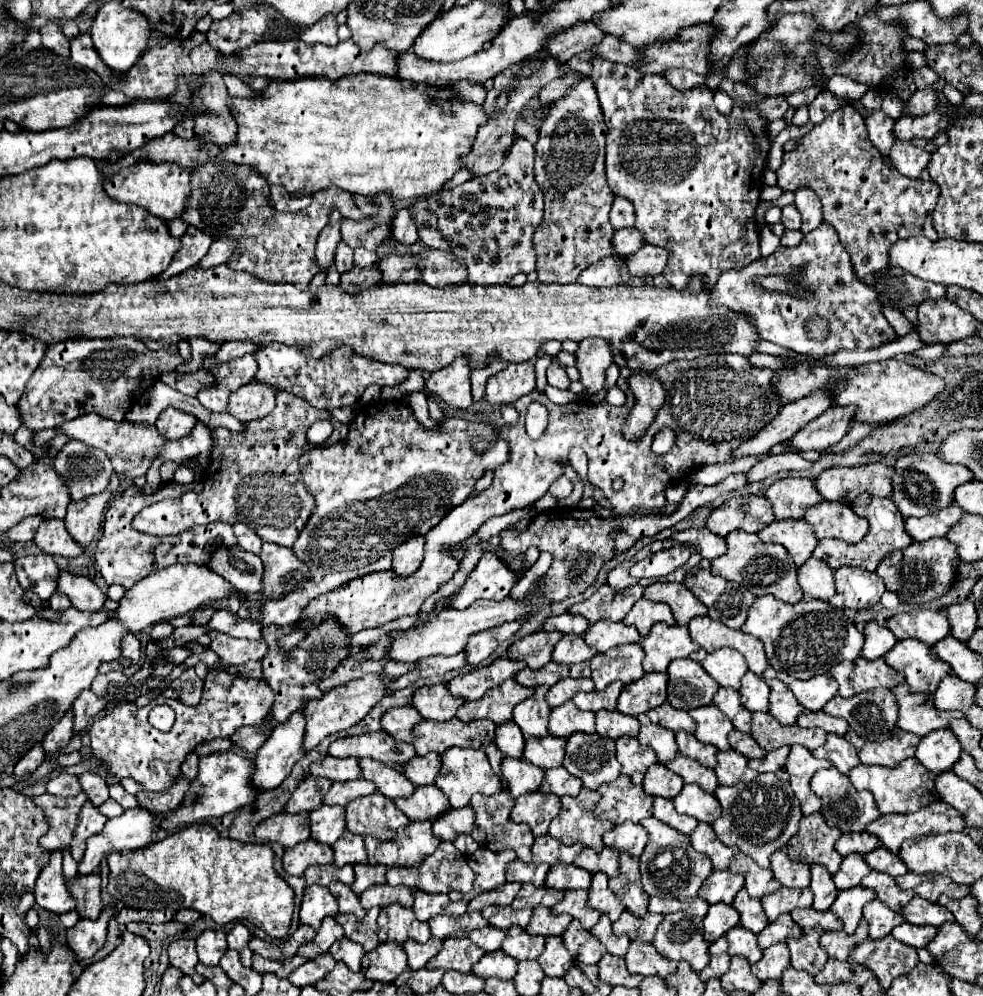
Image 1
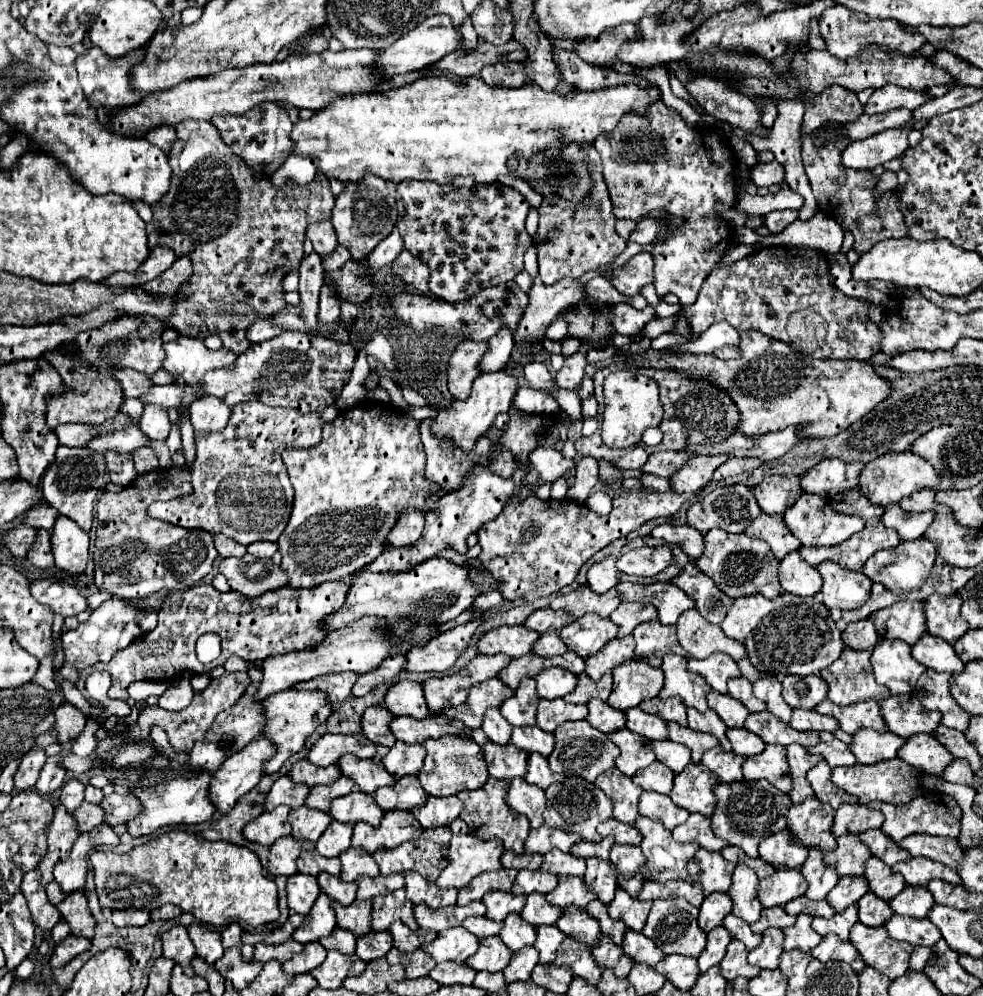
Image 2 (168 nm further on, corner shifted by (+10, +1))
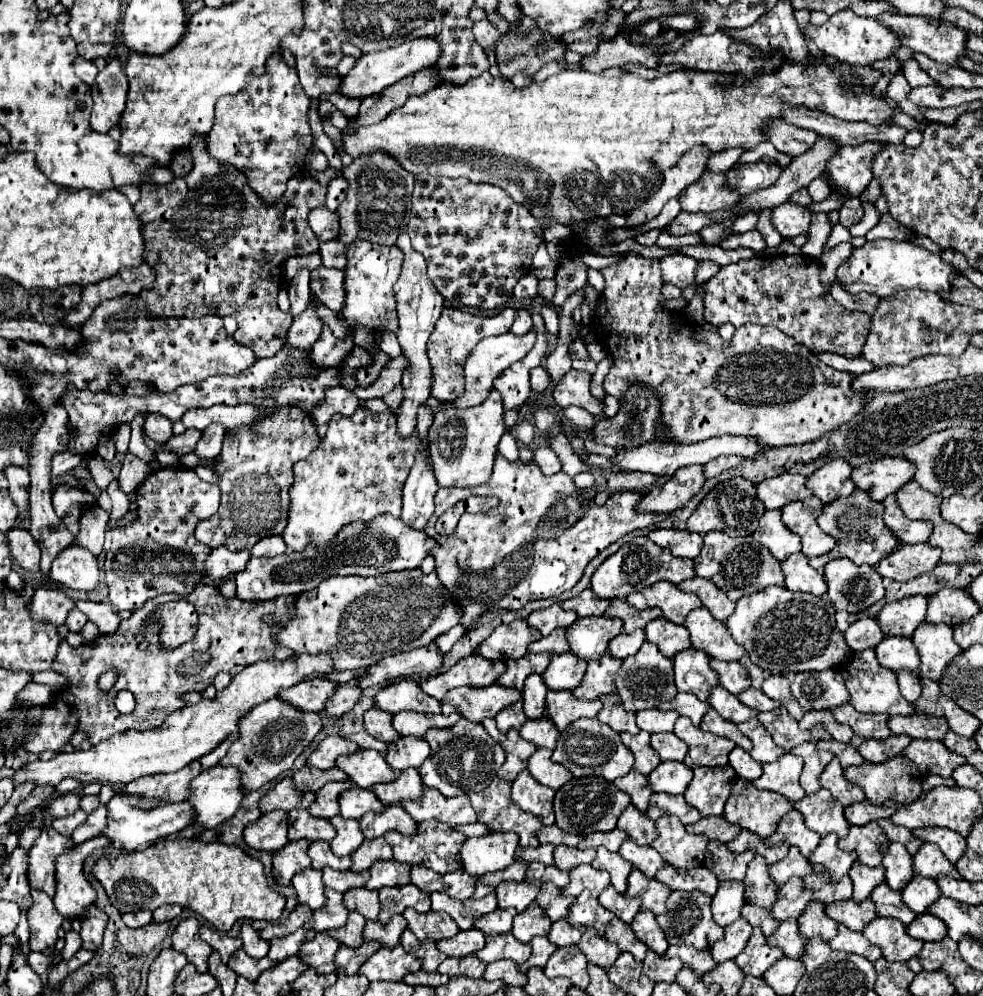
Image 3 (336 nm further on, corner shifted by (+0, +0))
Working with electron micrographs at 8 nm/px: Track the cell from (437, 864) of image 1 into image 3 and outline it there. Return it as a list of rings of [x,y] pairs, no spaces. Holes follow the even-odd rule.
[[[424,821],[418,825],[416,835],[400,835],[396,831],[390,831],[388,835],[384,835],[386,843],[392,847],[394,851],[394,861],[398,863],[408,863],[408,865],[424,865],[428,869],[432,869],[434,873],[448,873],[448,871],[456,871],[462,869],[460,867],[460,847],[466,841],[466,837],[448,827],[446,823],[440,821]]]

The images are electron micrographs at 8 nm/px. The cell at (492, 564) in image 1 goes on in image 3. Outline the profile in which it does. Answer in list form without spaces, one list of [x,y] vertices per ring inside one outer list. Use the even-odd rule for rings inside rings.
[[[410,569],[410,571],[398,571],[398,573],[378,575],[378,577],[356,577],[356,575],[330,577],[330,579],[324,579],[310,593],[304,593],[302,597],[298,597],[296,617],[280,629],[280,633],[276,635],[276,641],[280,645],[290,647],[294,655],[300,655],[304,651],[328,653],[332,655],[336,669],[344,671],[344,669],[358,669],[362,665],[374,665],[388,655],[424,647],[432,643],[438,635],[458,625],[460,617],[462,617],[462,609],[458,607],[450,591],[440,583],[436,571],[432,571],[430,575],[424,575],[422,569]]]

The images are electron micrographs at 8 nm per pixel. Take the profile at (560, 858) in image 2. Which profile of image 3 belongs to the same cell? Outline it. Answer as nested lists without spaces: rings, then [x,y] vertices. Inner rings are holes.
[[[558,845],[554,849],[554,867],[560,871],[572,871],[580,865],[590,865],[596,857],[596,851],[580,851],[580,849],[568,849],[564,845]]]

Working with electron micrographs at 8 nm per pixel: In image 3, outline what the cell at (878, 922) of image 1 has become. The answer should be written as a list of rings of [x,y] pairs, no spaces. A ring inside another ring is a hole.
[[[880,883],[874,891],[872,891],[872,901],[876,905],[876,913],[880,917],[892,917],[902,921],[904,925],[910,925],[912,919],[916,917],[912,911],[908,911],[908,907],[904,907],[900,893],[892,891],[886,883]]]

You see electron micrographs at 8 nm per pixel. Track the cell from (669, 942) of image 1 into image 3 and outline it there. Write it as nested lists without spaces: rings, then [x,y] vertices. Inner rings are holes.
[[[672,891],[668,901],[666,901],[666,913],[656,917],[660,929],[666,935],[666,941],[670,945],[692,945],[700,951],[702,949],[712,949],[712,945],[722,939],[724,929],[720,925],[716,925],[716,921],[712,919],[710,903],[712,903],[712,899],[704,893],[700,893],[700,891],[692,891],[692,893]]]

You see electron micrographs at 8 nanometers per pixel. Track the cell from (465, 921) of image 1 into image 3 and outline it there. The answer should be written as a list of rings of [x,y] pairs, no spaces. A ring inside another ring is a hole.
[[[432,893],[432,911],[444,911],[448,913],[456,925],[460,929],[470,929],[474,925],[474,919],[492,911],[492,903],[490,903],[490,897],[484,897],[484,899],[468,899],[468,901],[456,901],[444,893]]]

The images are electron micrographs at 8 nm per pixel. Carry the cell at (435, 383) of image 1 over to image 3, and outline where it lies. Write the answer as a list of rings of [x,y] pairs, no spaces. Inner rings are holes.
[[[532,331],[524,337],[516,337],[512,333],[504,333],[504,335],[498,335],[498,337],[488,337],[488,339],[482,339],[468,355],[468,361],[464,365],[464,371],[466,371],[466,391],[460,399],[454,399],[454,401],[440,401],[434,397],[429,397],[425,404],[433,409],[443,409],[445,405],[451,405],[460,409],[472,407],[472,405],[480,405],[486,397],[488,397],[488,391],[492,389],[492,383],[494,379],[504,371],[508,369],[512,363],[520,361],[530,349],[532,349],[532,343],[534,343],[534,335]]]

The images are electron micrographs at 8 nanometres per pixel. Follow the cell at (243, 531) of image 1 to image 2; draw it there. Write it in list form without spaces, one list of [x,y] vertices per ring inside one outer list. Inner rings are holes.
[[[224,534],[214,536],[214,546],[216,546],[216,550],[218,550],[218,556],[222,556],[222,558],[228,558],[228,556],[242,558],[242,556],[246,554],[246,546],[238,544],[238,542],[230,540],[230,538],[226,538]]]

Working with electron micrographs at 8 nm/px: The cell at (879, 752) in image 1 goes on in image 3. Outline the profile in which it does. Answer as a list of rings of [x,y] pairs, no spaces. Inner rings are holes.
[[[890,735],[886,739],[866,739],[860,747],[858,753],[868,761],[868,763],[882,763],[888,759],[894,759],[900,755],[908,745],[912,737],[908,735]]]

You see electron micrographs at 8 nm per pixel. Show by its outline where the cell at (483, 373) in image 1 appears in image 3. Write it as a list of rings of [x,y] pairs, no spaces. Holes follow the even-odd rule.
[[[520,309],[516,313],[516,321],[514,321],[514,325],[512,325],[510,331],[514,335],[526,335],[528,331],[532,331],[532,317],[530,317],[530,313],[526,309]]]

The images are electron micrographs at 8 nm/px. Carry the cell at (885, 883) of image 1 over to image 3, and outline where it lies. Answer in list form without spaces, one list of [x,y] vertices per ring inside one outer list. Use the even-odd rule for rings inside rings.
[[[898,843],[890,845],[890,849],[884,855],[882,867],[886,869],[886,883],[894,891],[902,891],[908,885],[908,881],[912,879],[912,875],[914,875],[912,857]]]

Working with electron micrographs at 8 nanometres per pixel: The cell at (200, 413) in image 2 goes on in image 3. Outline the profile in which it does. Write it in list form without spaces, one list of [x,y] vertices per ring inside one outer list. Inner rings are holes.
[[[210,423],[210,425],[204,429],[200,441],[196,443],[194,453],[196,453],[200,459],[214,459],[214,457],[220,453],[220,449],[222,449],[224,431],[226,431],[226,429],[224,429],[220,423]]]

